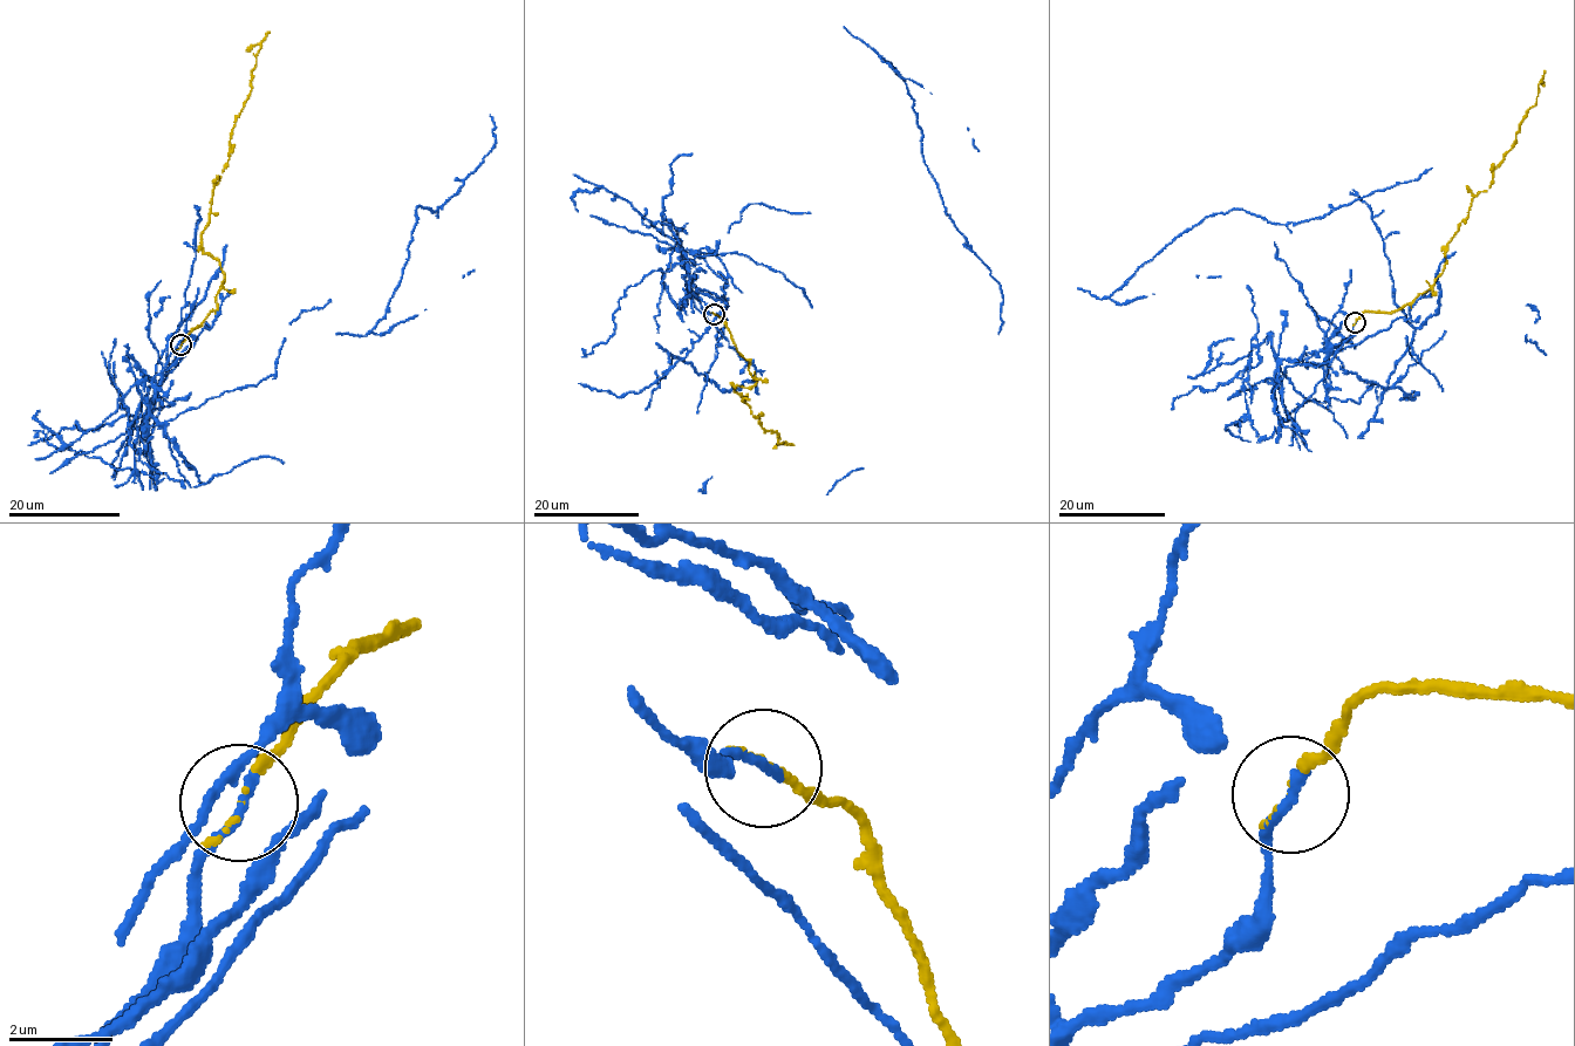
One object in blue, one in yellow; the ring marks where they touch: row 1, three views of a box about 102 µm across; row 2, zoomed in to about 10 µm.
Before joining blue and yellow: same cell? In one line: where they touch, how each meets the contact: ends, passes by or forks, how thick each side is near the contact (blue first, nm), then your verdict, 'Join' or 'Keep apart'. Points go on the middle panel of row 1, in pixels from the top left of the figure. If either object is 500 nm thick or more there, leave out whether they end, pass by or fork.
Place: (714, 314). At the ring blue ends. At the ring yellow ends. Thickness 220 nm (blue) against 60 nm. Keep apart

